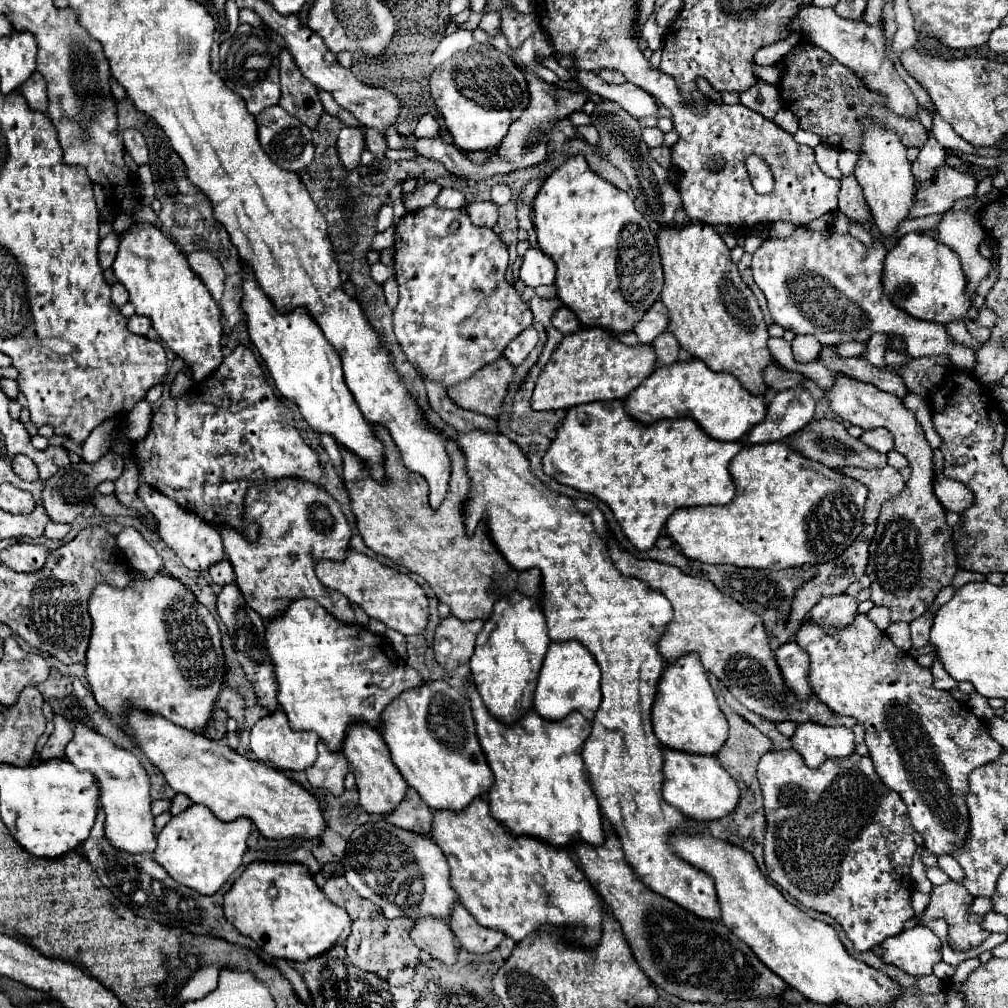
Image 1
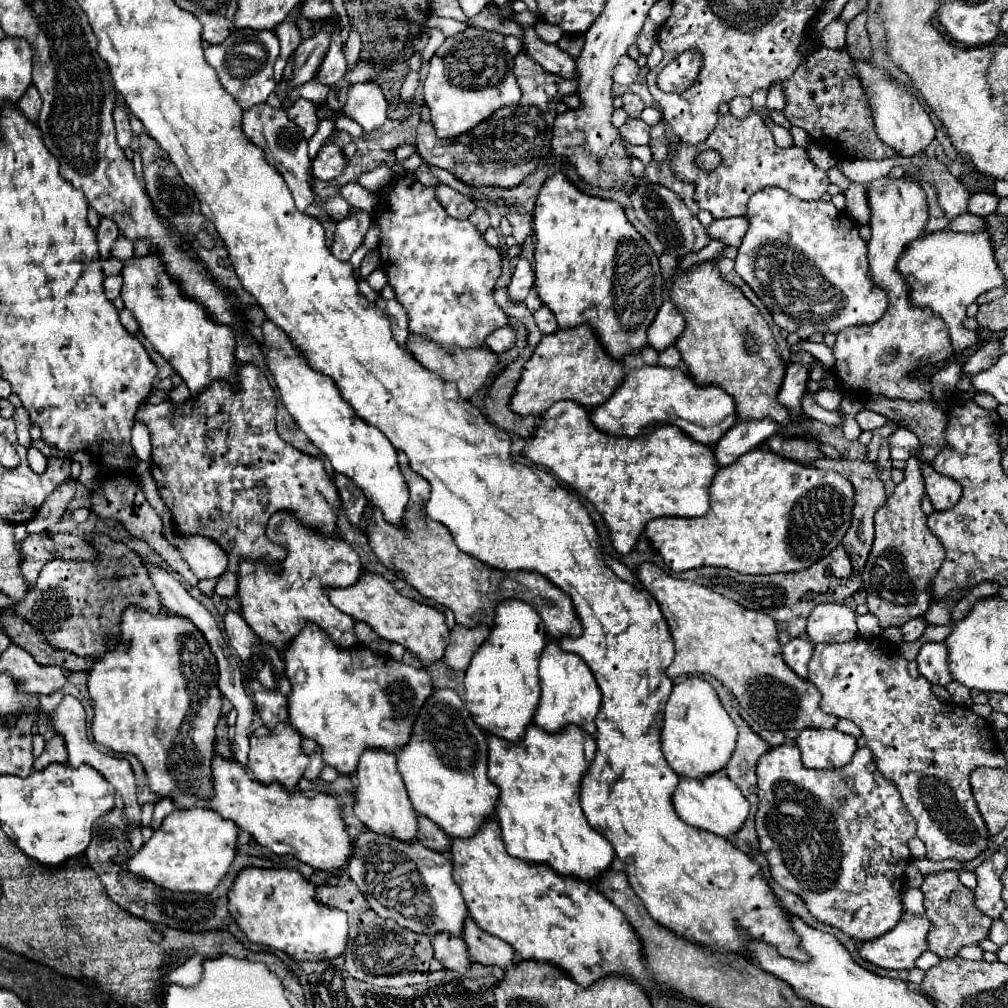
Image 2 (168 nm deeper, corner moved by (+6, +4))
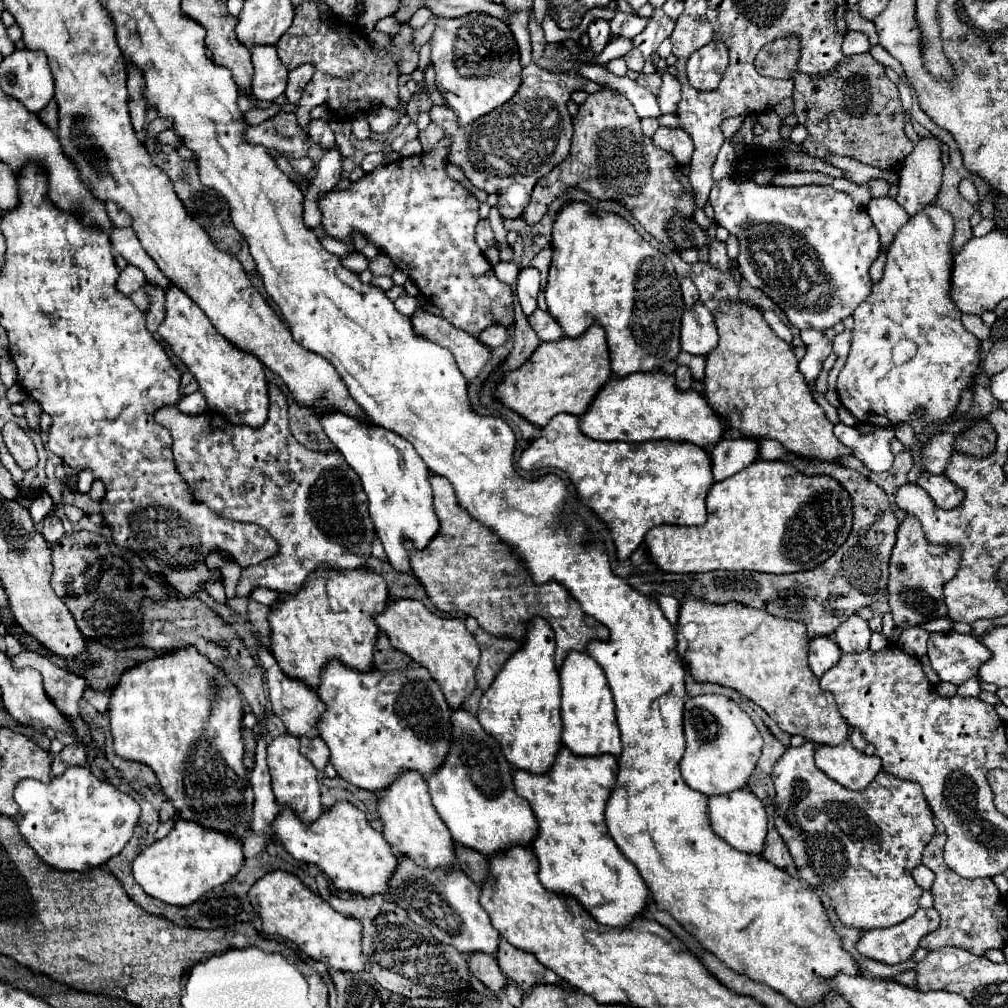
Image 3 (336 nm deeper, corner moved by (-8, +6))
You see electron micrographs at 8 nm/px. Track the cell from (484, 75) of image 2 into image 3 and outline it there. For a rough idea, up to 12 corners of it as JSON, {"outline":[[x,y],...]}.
{"outline":[[486,14],[440,18],[436,86],[460,126],[522,82],[518,44]]}

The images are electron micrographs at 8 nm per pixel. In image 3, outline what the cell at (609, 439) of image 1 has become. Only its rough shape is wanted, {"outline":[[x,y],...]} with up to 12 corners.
{"outline":[[554,416],[522,452],[558,468],[626,560],[700,526],[714,484],[690,442],[598,442]]}

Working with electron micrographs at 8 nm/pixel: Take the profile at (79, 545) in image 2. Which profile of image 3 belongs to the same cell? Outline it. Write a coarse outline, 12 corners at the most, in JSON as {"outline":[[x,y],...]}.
{"outline":[[88,530],[52,544],[50,586],[80,632],[140,646],[144,596],[168,594]]}

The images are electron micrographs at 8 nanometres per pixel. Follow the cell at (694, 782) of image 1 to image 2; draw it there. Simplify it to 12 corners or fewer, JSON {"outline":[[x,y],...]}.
{"outline":[[724,774],[680,778],[686,824],[732,838],[750,804]]}

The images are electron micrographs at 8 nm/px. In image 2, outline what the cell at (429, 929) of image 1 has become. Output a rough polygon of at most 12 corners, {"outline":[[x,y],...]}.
{"outline":[[432,938],[434,958],[462,976],[472,960],[462,938]]}

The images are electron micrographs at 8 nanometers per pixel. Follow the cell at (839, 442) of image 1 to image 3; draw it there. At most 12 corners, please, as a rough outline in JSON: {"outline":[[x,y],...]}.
{"outline":[[760,440],[762,460],[786,460],[776,440]]}

